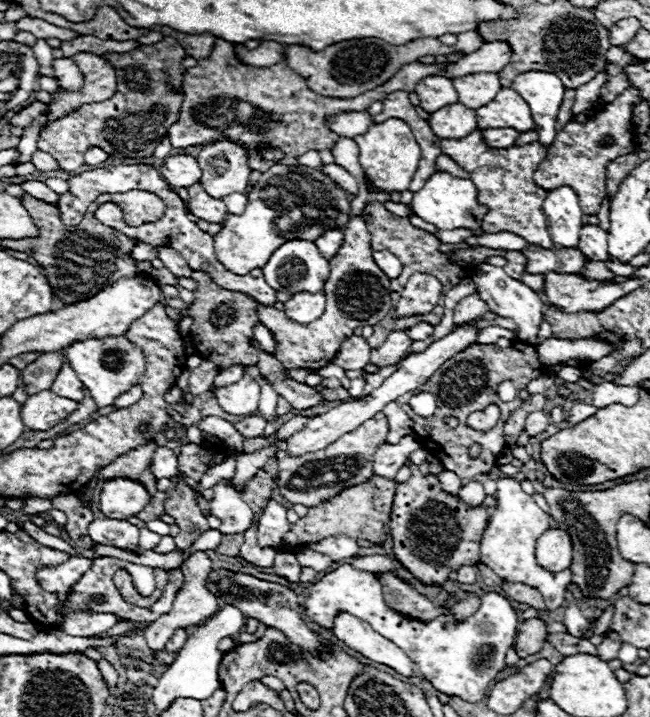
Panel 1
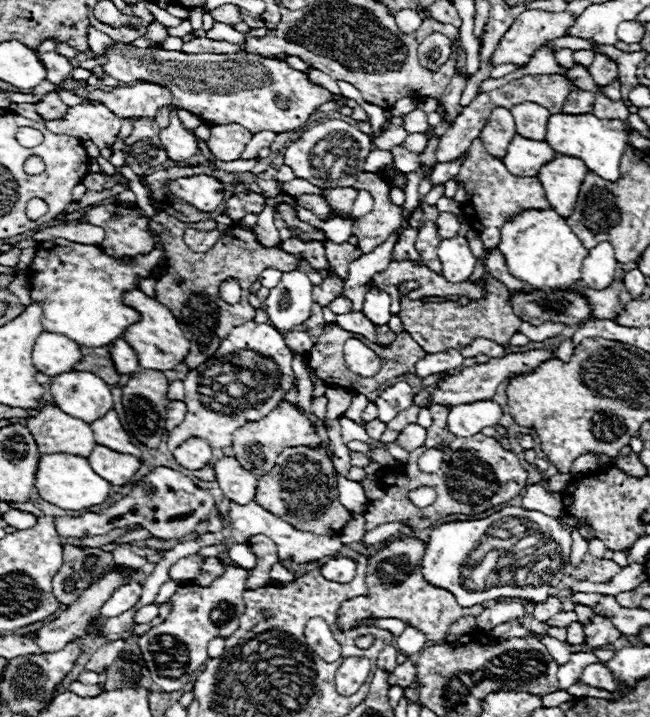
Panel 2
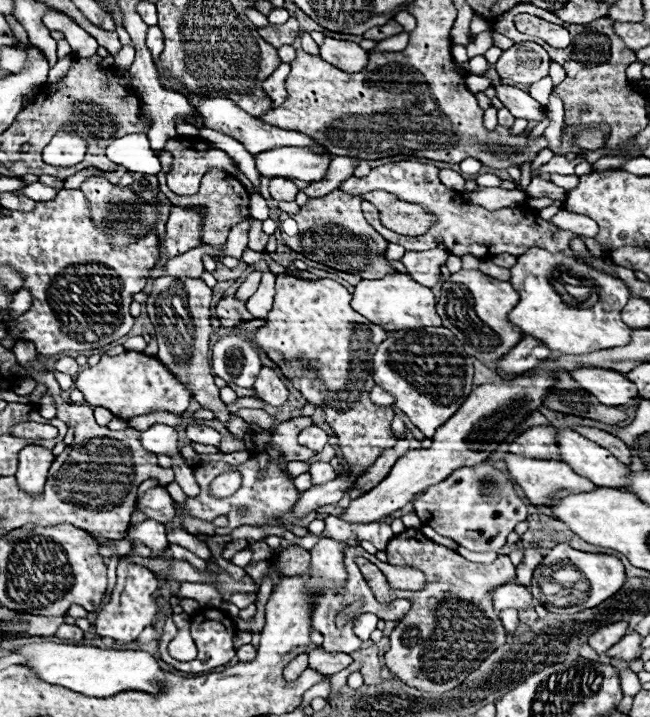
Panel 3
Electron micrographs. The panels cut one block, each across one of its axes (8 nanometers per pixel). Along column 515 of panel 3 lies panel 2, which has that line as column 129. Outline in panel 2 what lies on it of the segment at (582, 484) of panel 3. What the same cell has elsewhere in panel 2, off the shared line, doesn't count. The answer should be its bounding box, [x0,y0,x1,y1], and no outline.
[88,444,140,486]

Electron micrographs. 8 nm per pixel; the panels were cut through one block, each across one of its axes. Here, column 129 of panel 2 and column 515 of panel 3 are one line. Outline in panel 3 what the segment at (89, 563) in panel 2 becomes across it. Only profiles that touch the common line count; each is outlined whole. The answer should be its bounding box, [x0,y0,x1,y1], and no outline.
[366,528,516,694]

